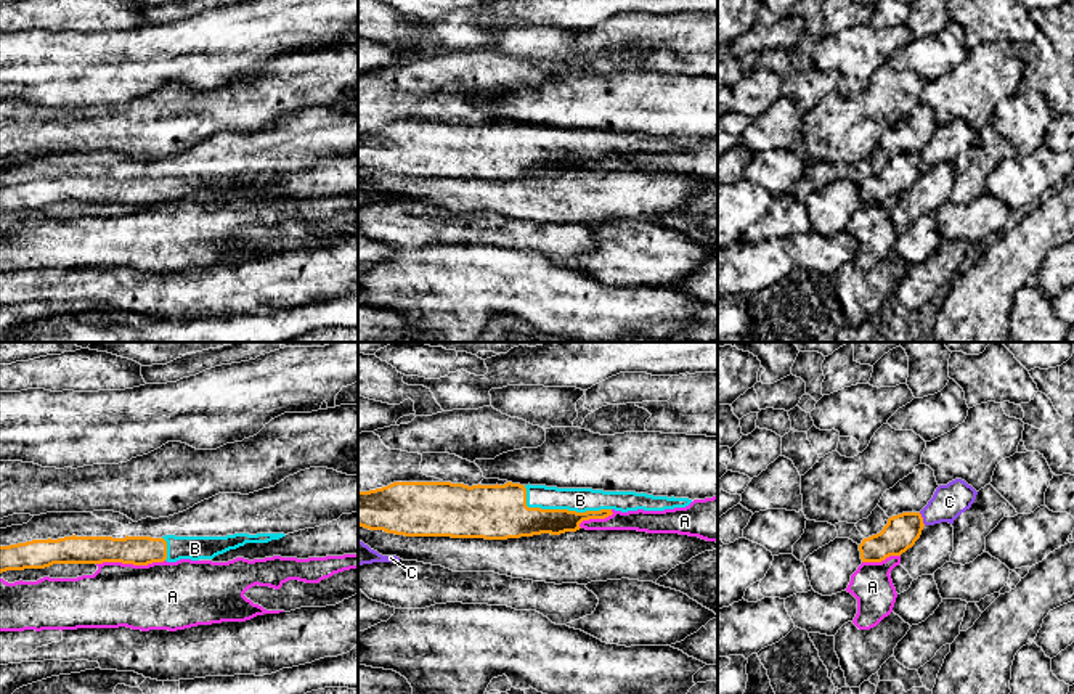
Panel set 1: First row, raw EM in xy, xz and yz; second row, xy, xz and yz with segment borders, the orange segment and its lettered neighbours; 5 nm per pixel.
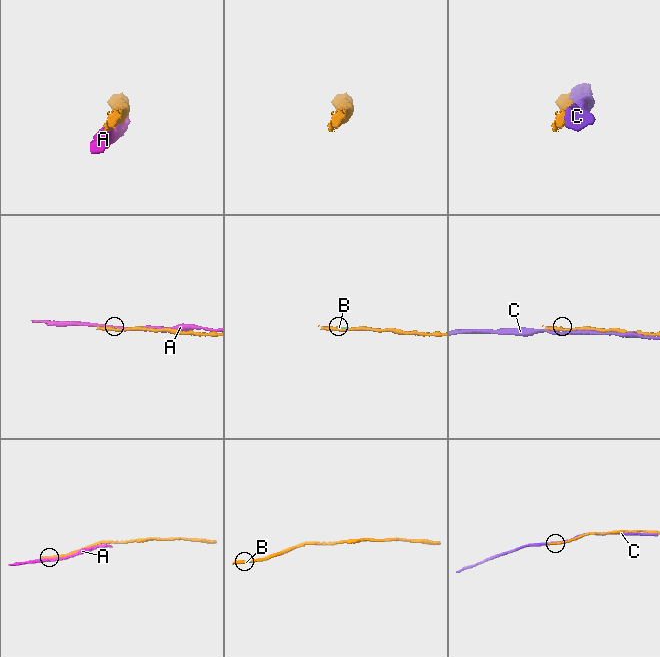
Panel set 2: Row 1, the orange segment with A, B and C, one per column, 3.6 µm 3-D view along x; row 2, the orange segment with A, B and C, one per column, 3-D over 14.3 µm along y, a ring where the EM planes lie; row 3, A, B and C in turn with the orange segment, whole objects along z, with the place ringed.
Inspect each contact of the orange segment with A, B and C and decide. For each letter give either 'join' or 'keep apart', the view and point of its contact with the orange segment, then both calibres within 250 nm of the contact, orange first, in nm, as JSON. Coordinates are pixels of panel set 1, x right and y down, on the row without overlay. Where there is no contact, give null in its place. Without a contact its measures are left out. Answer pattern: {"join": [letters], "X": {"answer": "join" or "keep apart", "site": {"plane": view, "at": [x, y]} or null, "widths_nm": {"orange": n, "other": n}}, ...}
{"join": ["B"], "A": {"answer": "keep apart", "site": {"plane": "xy", "at": [130, 203]}, "widths_nm": {"orange": 140, "other": 340}}, "B": {"answer": "join", "site": {"plane": "xz", "at": [559, 150]}, "widths_nm": {"orange": 200, "other": 120}}, "C": {"answer": "keep apart", "site": {"plane": "yz", "at": [922, 159]}, "widths_nm": {"orange": 170, "other": 170}}}

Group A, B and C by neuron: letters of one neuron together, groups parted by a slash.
A / B / C

